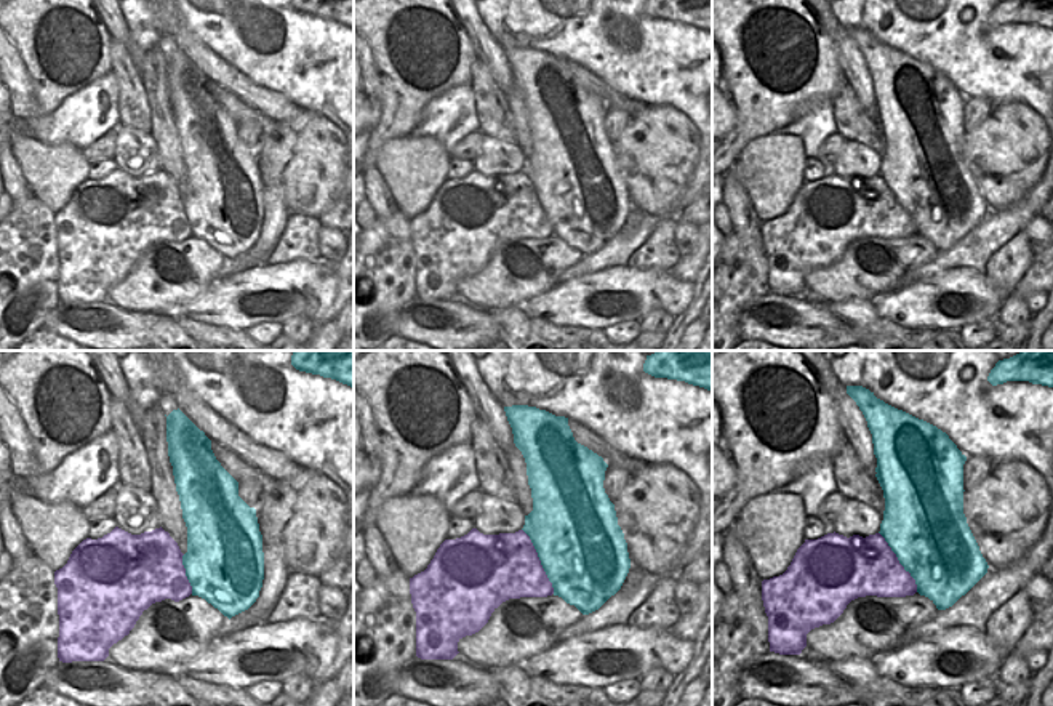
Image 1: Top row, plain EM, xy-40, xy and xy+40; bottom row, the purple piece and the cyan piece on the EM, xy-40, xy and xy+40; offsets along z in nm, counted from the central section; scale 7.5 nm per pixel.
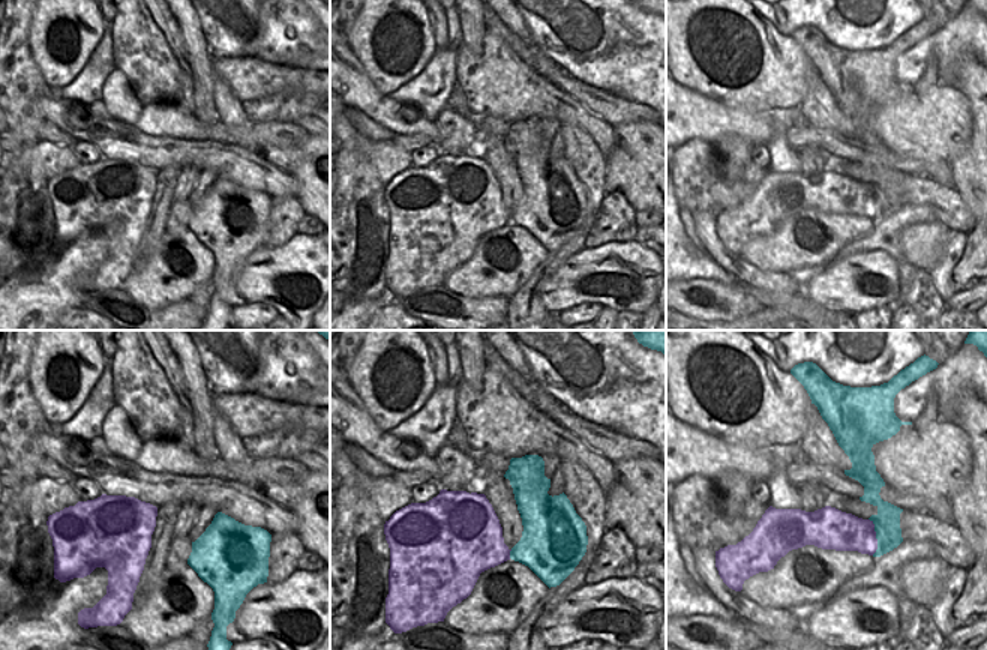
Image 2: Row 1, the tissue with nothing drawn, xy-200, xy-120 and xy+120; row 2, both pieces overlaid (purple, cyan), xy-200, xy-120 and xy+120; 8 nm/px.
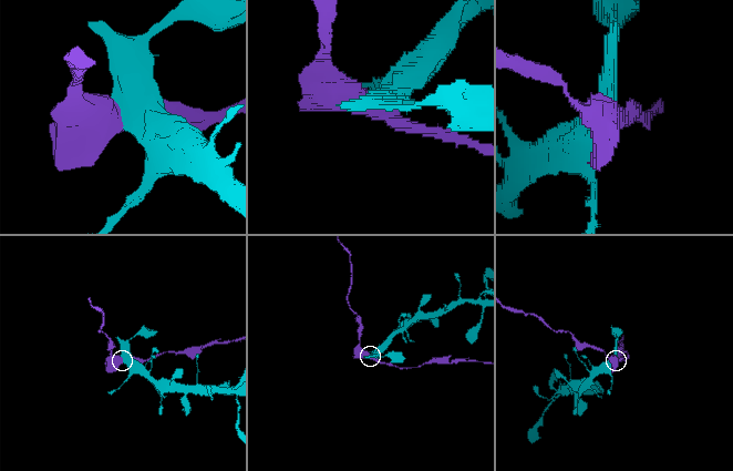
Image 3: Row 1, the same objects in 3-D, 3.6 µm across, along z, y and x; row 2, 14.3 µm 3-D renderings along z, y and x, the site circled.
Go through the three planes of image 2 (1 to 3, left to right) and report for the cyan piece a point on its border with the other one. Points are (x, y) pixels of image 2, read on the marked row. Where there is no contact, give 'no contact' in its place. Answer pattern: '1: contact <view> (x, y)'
1: no contact
2: contact xy-120 (509, 554)
3: contact xy+120 (875, 536)

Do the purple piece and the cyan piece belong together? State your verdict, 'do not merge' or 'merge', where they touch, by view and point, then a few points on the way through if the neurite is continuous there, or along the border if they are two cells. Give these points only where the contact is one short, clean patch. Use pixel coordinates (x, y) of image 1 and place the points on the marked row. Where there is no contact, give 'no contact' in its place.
do not merge; meets purple in xy at (540, 561)

